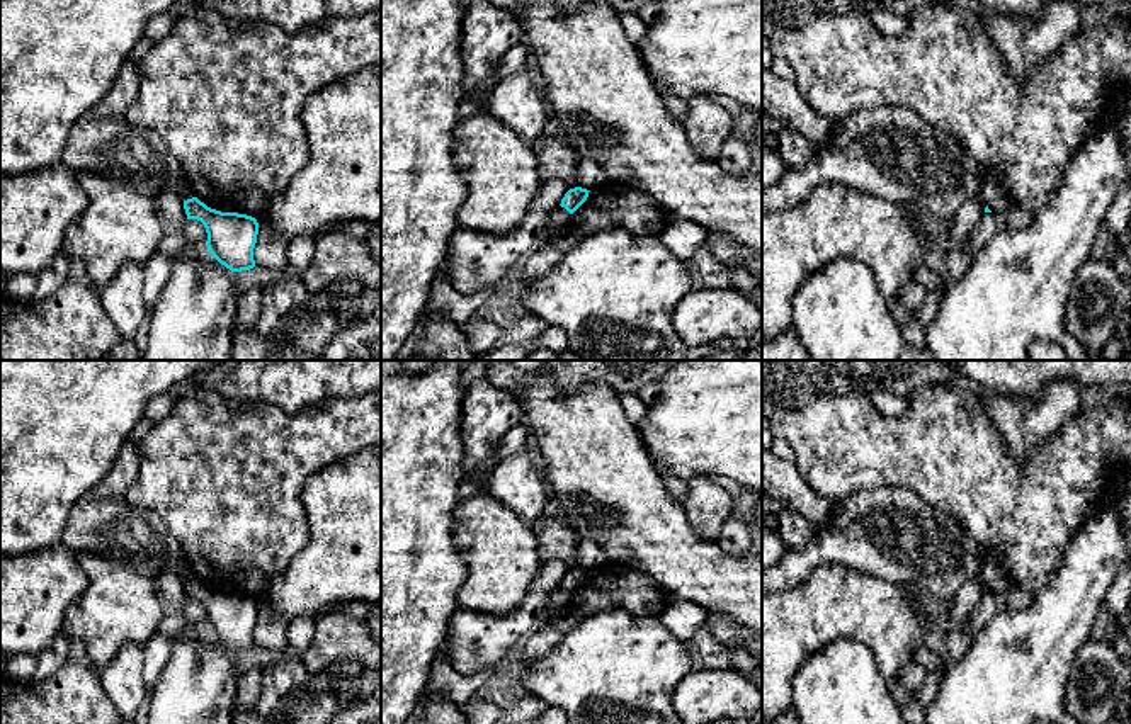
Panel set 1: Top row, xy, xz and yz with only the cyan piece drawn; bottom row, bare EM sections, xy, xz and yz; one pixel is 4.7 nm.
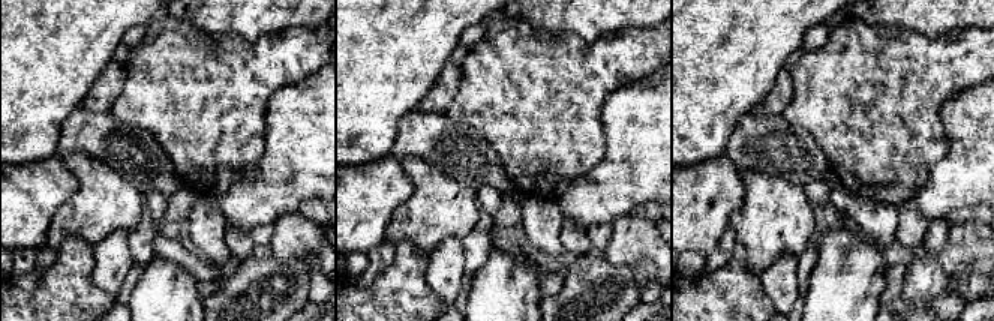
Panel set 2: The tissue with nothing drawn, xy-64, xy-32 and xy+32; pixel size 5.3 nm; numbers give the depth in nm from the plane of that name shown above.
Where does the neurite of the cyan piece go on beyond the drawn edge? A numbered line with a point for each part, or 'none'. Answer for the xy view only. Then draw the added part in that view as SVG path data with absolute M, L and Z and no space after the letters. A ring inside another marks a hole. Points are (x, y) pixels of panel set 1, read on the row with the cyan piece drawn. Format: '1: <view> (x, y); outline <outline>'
none

